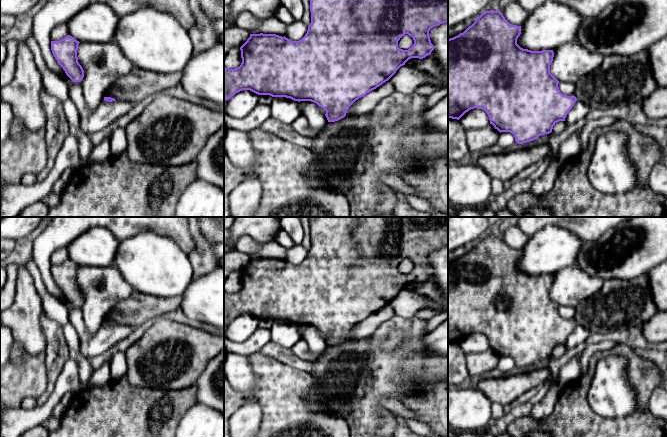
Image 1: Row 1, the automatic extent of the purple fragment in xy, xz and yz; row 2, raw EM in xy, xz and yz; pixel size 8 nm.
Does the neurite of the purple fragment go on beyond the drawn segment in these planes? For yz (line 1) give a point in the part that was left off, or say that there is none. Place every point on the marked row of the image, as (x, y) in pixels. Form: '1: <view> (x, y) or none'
1: yz (620, 80)

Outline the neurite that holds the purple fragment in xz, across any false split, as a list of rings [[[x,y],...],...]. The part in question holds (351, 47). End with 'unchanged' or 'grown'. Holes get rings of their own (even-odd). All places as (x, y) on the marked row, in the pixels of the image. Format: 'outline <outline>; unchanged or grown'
outline [[[310,0],[311,23],[299,41],[291,41],[276,34],[250,34],[240,47],[242,63],[229,69],[224,66],[224,101],[242,90],[258,95],[286,97],[294,101],[311,101],[326,111],[328,123],[310,148],[315,164],[304,174],[320,178],[338,193],[347,193],[366,172],[365,164],[371,152],[377,128],[371,124],[371,112],[347,115],[349,107],[359,98],[388,81],[411,58],[423,59],[434,50],[429,31],[448,22],[448,0]],[[408,34],[414,44],[408,50],[398,47],[398,41]]]; grown

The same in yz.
outline [[[485,11],[475,19],[475,22],[469,26],[463,33],[448,39],[448,118],[459,120],[466,112],[471,109],[478,108],[484,110],[490,120],[490,124],[494,126],[500,133],[510,132],[514,135],[518,144],[527,143],[537,139],[541,135],[552,132],[553,126],[559,121],[565,121],[568,112],[572,109],[575,102],[581,101],[591,109],[603,109],[606,112],[616,111],[617,109],[625,109],[628,104],[637,101],[642,102],[650,96],[658,87],[653,77],[653,70],[650,65],[650,56],[648,50],[635,53],[630,56],[611,55],[604,57],[601,65],[591,73],[582,77],[575,83],[573,96],[563,95],[558,87],[559,81],[550,73],[550,65],[553,61],[553,50],[531,51],[523,49],[517,44],[517,39],[521,34],[521,26],[510,24],[500,11]]]; grown

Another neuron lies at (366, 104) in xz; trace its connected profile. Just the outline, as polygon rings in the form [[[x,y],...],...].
[[[388,80],[376,89],[370,91],[365,96],[354,102],[354,110],[351,116],[372,112],[377,104],[386,96],[395,91],[393,84]]]

